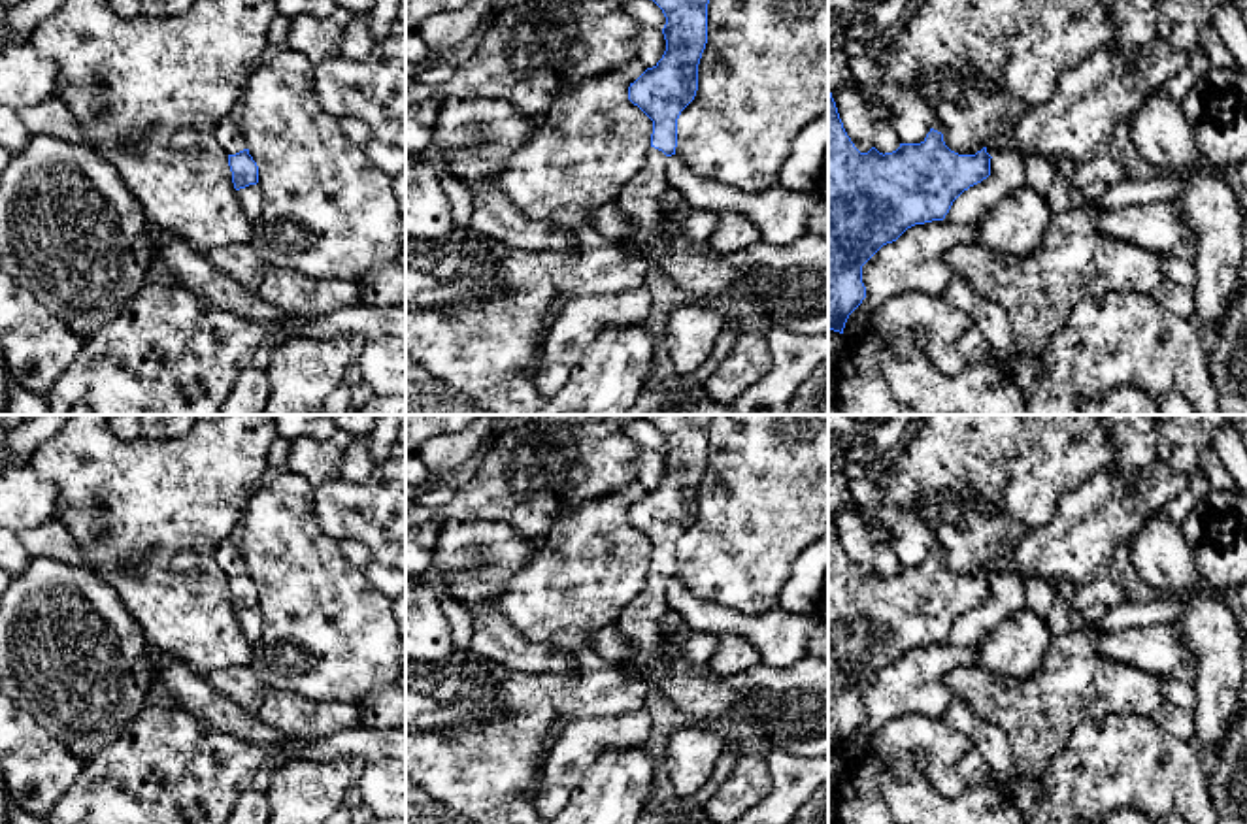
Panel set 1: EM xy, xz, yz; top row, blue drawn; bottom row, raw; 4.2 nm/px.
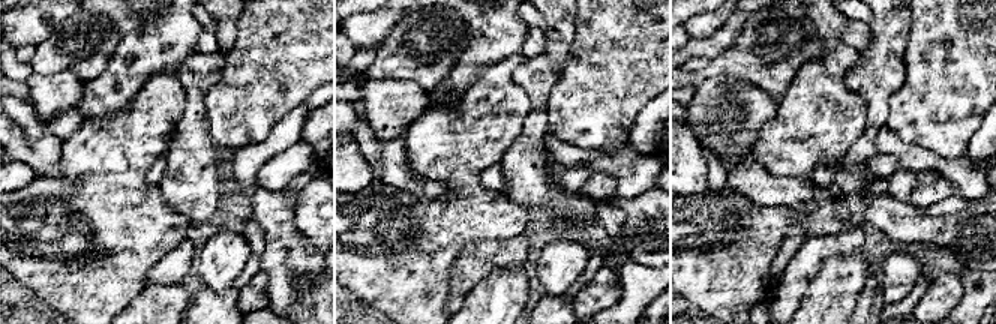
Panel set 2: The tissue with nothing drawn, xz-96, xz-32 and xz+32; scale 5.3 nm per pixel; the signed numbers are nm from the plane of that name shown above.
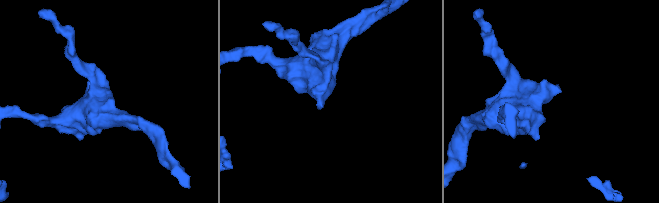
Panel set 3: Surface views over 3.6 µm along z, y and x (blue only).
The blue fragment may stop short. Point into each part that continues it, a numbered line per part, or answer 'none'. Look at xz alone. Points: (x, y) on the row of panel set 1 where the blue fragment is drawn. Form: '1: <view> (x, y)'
1: xz (640, 200)

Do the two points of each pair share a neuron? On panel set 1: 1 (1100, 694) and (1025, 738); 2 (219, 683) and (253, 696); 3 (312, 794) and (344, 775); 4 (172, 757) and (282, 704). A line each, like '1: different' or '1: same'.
1: same
2: same
3: same
4: different

